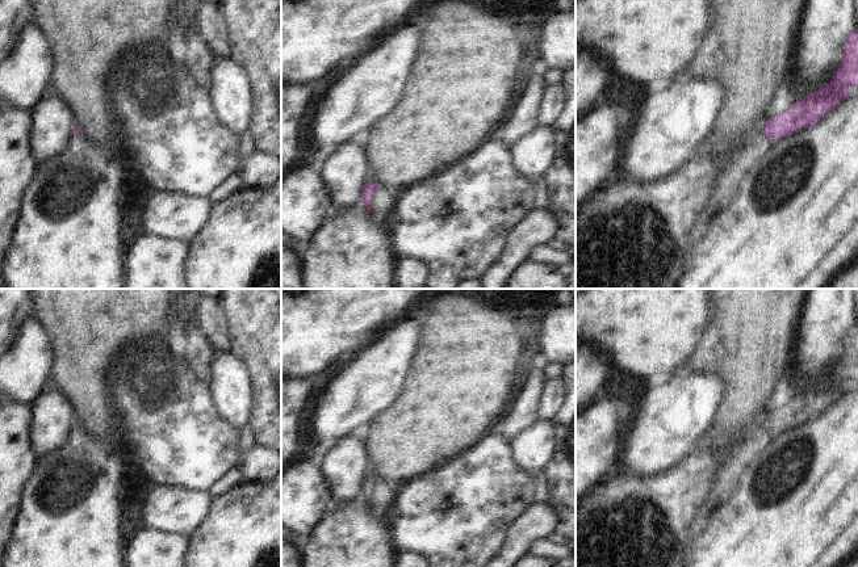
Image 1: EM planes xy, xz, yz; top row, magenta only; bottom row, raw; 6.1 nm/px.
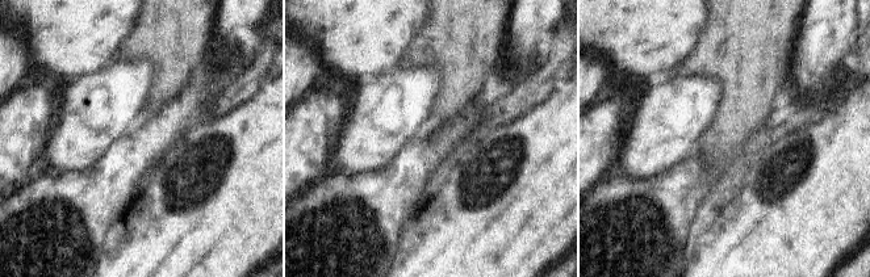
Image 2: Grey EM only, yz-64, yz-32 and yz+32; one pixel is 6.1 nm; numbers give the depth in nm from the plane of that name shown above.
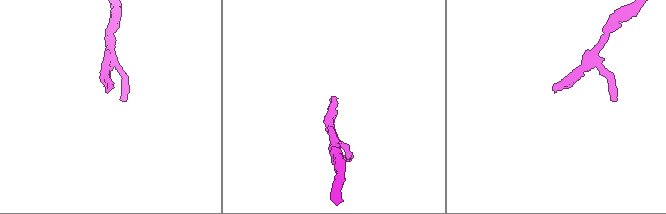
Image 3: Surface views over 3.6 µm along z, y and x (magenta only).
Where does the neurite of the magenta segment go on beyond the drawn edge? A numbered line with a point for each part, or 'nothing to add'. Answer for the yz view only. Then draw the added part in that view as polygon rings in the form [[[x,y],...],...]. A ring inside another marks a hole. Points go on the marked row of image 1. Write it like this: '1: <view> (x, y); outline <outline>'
1: yz (728, 183); outline [[[752,131],[745,147],[732,155],[729,167],[719,175],[716,188],[689,234],[685,264],[691,257],[696,242],[708,232],[715,217],[729,206],[729,201],[740,190],[745,175],[763,158],[770,146],[771,142],[763,133]]]

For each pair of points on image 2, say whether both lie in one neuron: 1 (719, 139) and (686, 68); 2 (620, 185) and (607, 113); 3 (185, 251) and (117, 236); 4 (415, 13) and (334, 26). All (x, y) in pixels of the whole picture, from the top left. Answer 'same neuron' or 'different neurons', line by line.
1: same neuron
2: different neurons
3: same neuron
4: same neuron

